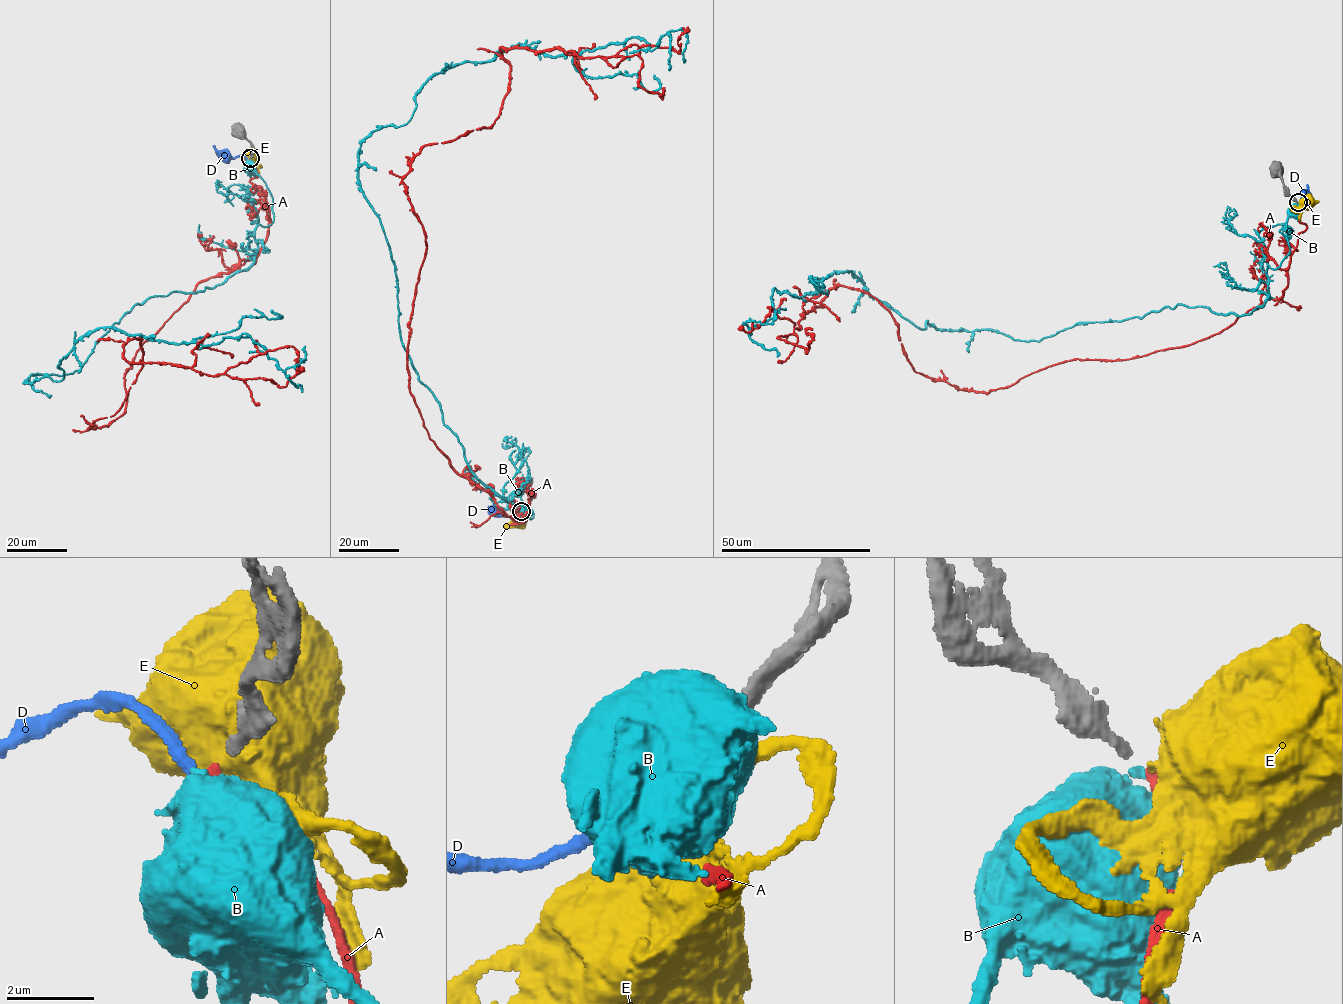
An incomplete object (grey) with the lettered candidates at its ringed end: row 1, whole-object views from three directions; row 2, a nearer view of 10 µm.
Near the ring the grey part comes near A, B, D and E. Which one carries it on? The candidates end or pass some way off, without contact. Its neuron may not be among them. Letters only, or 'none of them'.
A

